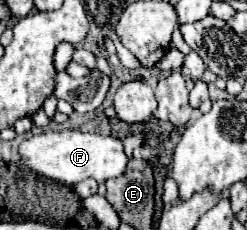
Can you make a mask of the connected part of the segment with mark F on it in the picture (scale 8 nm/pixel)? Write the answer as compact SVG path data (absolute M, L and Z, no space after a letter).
M46 130L42 134L36 134L20 144L20 156L22 164L32 172L52 178L56 182L64 182L68 186L74 186L76 182L82 182L86 178L94 178L96 182L118 178L126 172L128 164L128 156L124 154L120 138L102 134L84 134L78 130L62 130L62 132Z

